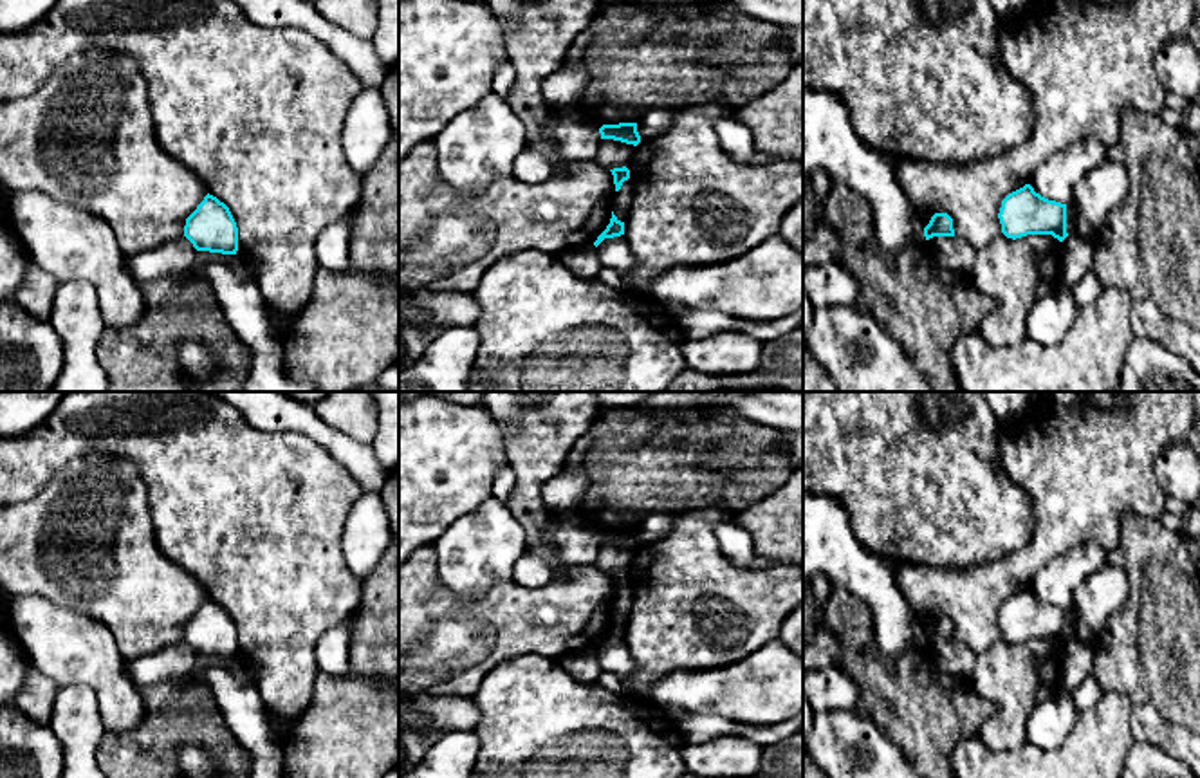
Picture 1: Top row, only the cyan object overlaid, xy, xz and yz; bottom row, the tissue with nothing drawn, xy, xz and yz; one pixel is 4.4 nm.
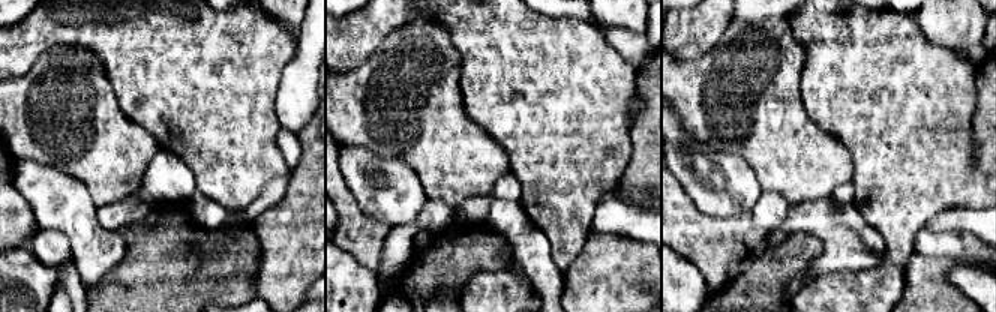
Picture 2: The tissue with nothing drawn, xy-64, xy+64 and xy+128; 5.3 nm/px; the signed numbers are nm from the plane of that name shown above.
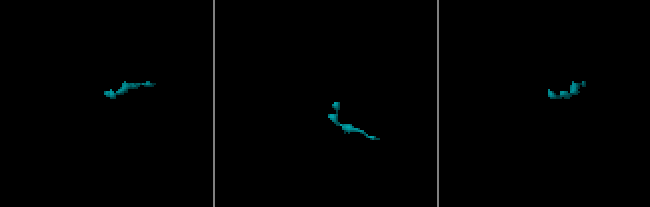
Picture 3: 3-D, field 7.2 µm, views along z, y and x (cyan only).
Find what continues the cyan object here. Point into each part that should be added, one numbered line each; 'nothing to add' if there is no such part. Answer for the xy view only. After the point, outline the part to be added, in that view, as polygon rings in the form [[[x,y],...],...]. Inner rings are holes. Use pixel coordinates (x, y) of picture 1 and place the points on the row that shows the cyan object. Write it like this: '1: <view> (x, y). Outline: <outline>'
nothing to add

